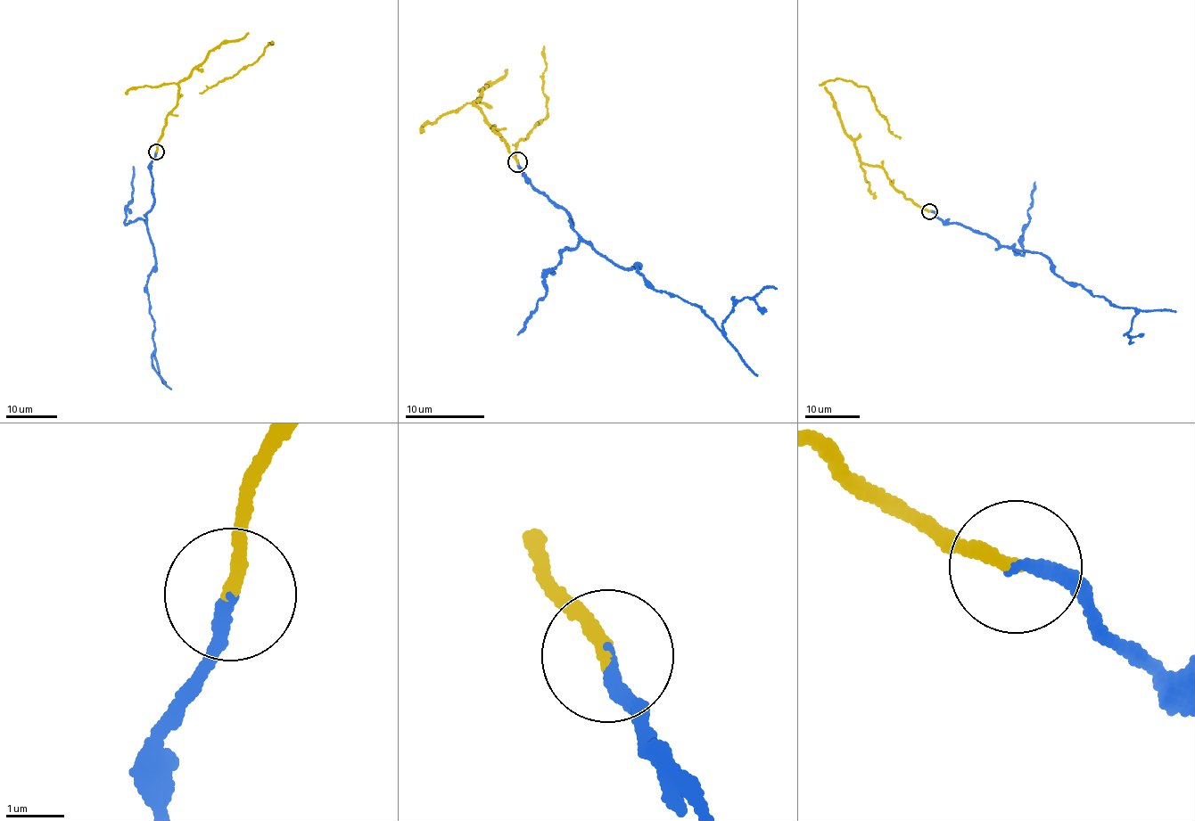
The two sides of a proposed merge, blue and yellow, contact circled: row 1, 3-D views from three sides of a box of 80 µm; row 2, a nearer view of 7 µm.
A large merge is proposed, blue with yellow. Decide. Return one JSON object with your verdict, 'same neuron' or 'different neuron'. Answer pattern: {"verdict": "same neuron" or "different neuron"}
{"verdict": "different neuron"}

